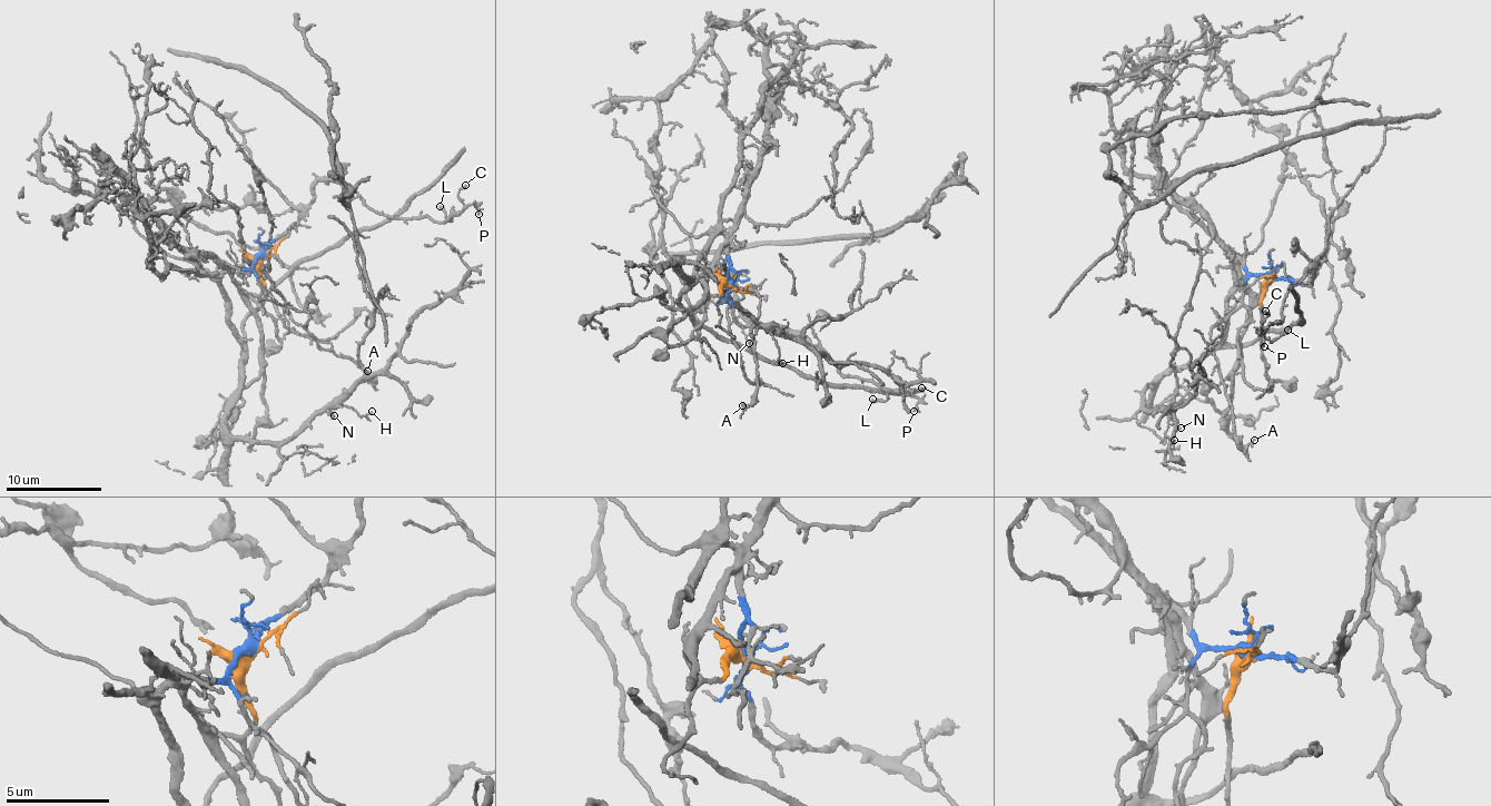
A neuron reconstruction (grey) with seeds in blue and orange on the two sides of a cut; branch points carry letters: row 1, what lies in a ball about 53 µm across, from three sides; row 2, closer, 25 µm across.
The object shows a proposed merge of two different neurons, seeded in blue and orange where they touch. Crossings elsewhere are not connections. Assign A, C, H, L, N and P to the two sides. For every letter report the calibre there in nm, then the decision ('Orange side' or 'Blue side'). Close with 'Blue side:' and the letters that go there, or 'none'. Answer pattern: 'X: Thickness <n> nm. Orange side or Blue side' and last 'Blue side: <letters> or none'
A: Thickness 140 nm. Blue side
C: Thickness 130 nm. Blue side
H: Thickness 90 nm. Blue side
L: Thickness 120 nm. Blue side
N: Thickness 90 nm. Blue side
P: Thickness 140 nm. Blue side
Blue side: A, C, H, L, N, P

